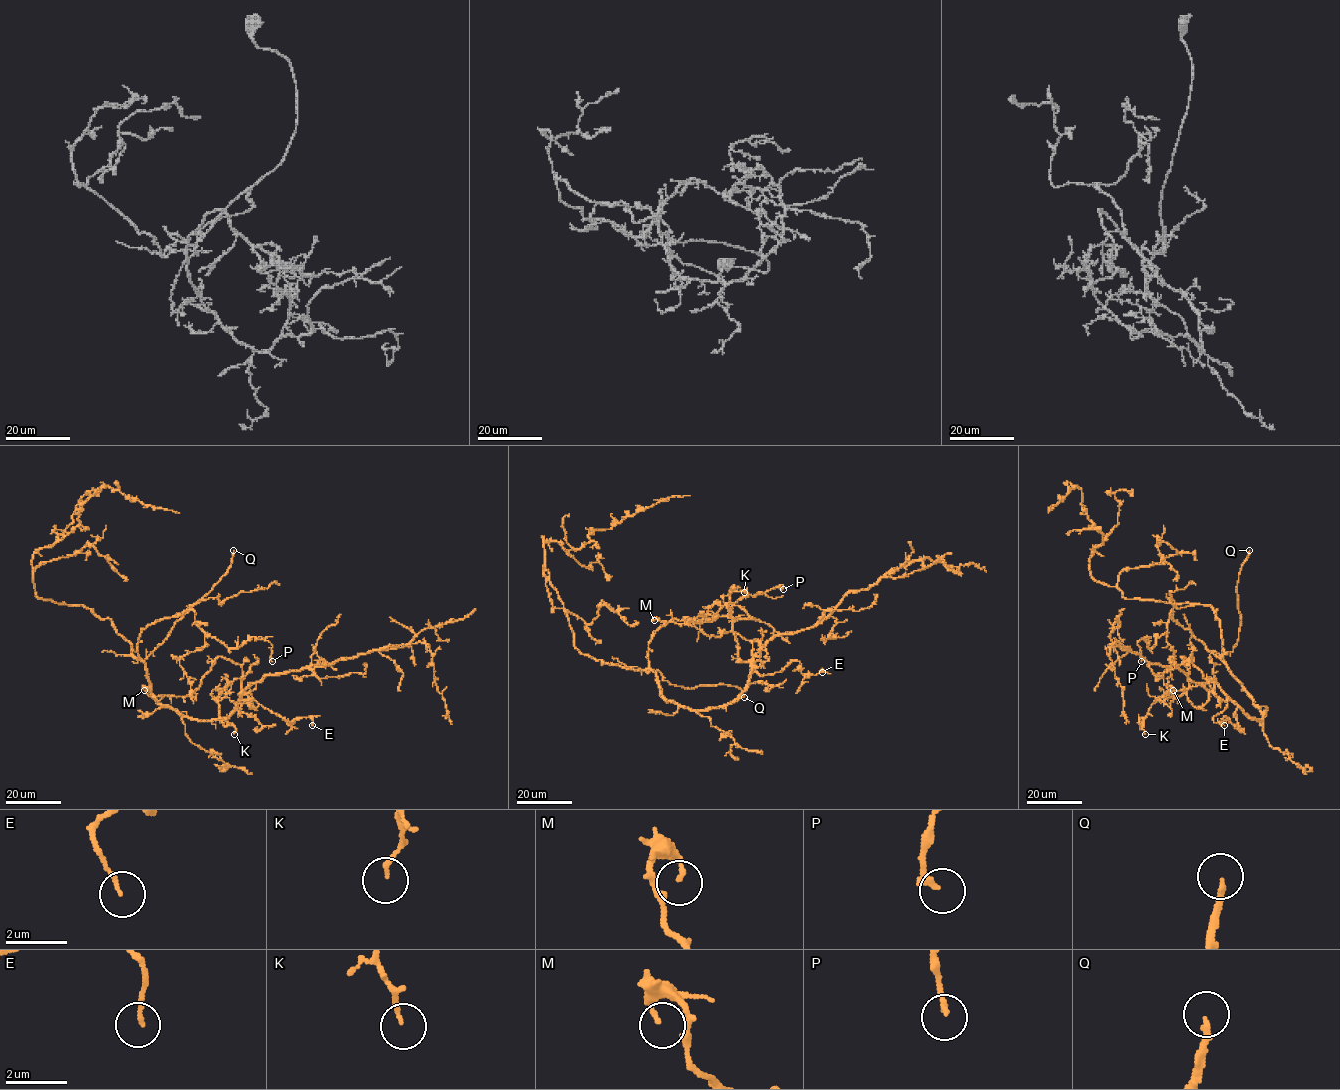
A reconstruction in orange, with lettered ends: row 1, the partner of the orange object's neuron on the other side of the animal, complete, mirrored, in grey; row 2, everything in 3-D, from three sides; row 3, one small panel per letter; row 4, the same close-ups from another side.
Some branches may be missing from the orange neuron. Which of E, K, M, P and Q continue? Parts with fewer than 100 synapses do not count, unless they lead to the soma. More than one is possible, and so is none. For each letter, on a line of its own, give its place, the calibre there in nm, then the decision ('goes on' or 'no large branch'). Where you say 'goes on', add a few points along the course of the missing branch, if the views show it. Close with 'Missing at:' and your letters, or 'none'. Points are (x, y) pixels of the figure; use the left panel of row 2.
E: at (312, 725); 120 nm thick; no large branch
K: at (234, 734); 130 nm thick; no large branch
M: at (144, 690); 160 nm thick; no large branch
P: at (272, 661); 190 nm thick; no large branch
Q: at (233, 550); 170 nm thick; goes on; missing branch runs (233, 550), (235, 528), (227, 478), (219, 457)
Missing at: Q

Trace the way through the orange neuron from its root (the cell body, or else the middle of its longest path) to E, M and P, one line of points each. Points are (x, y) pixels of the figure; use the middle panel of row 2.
E: (658, 683), (667, 701), (700, 711), (731, 704), (754, 672), (773, 674), (792, 661), (803, 674), (822, 672)
M: (658, 683), (667, 701), (693, 711), (730, 704), (750, 679), (753, 643), (654, 620)
P: (658, 683), (649, 666), (648, 644), (662, 626), (673, 620), (702, 620), (747, 595), (781, 585), (783, 589)

